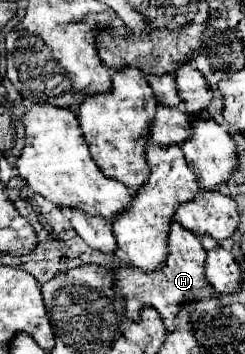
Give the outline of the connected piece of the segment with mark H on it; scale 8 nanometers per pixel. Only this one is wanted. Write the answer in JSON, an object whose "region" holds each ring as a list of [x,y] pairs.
{"region":[[[173,222],[171,224],[171,234],[169,234],[169,256],[163,268],[157,272],[143,272],[137,268],[117,268],[115,270],[115,290],[125,298],[125,310],[131,320],[139,320],[141,308],[151,306],[155,308],[167,330],[173,332],[173,318],[177,316],[177,310],[181,310],[183,304],[187,302],[197,302],[197,300],[209,300],[217,298],[219,294],[209,286],[205,280],[205,248],[201,246],[201,238],[195,236],[193,232],[185,230],[181,224]]]}

